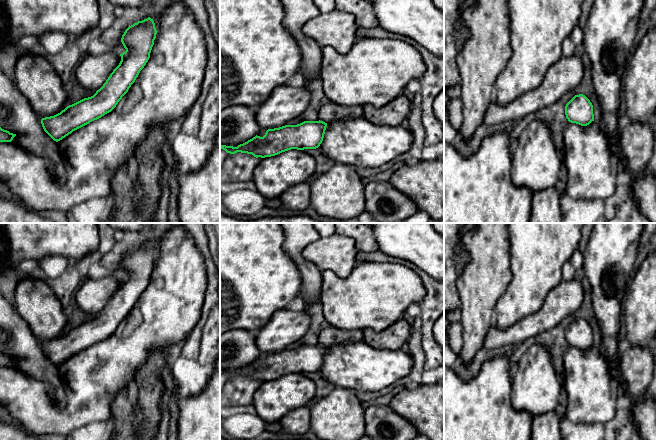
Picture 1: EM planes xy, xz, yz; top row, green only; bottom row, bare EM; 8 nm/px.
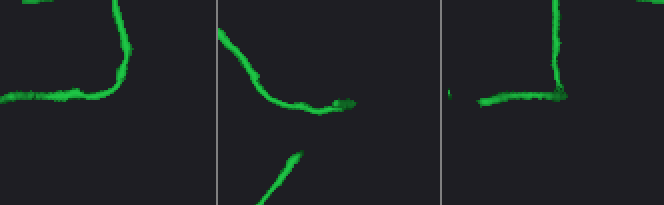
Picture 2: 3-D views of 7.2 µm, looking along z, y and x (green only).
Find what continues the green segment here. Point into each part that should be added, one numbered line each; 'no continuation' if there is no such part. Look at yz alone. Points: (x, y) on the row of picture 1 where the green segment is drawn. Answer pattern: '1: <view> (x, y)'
1: yz (592, 168)

